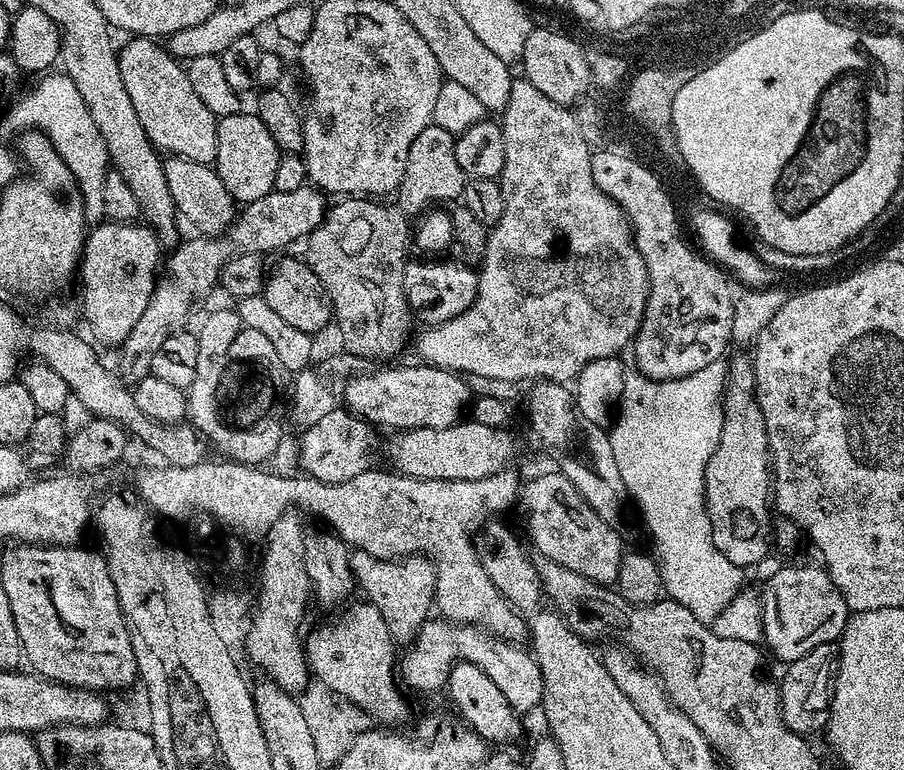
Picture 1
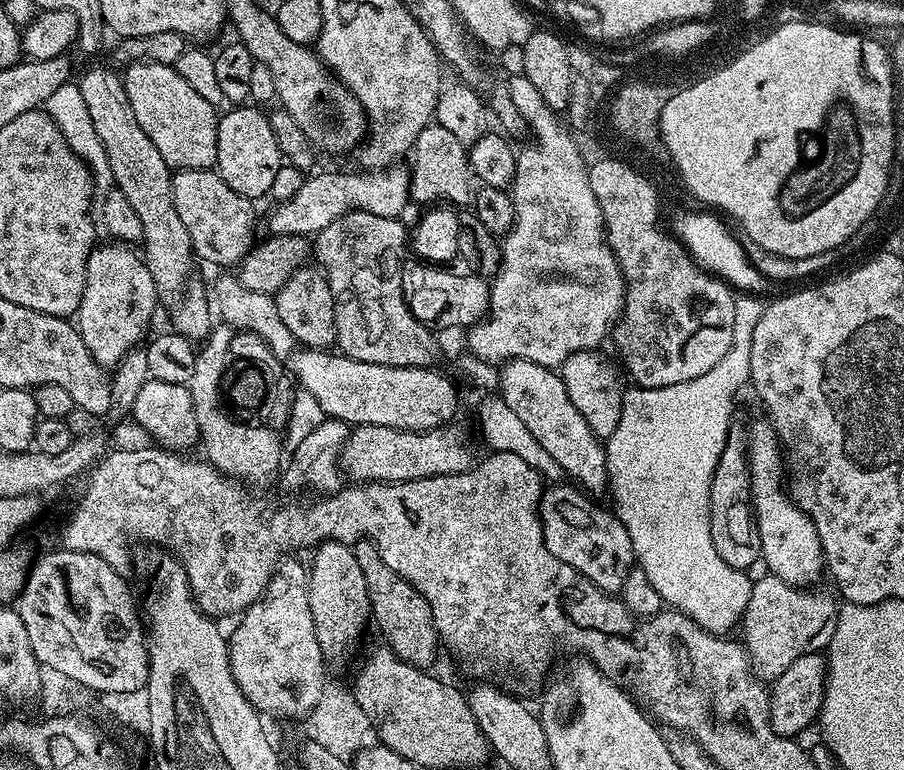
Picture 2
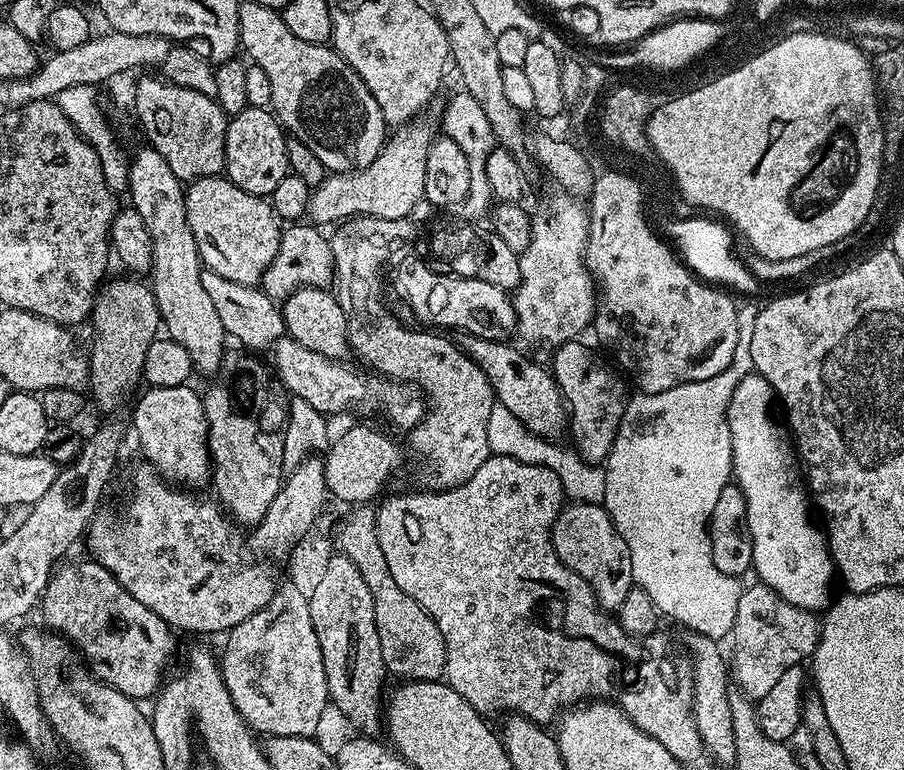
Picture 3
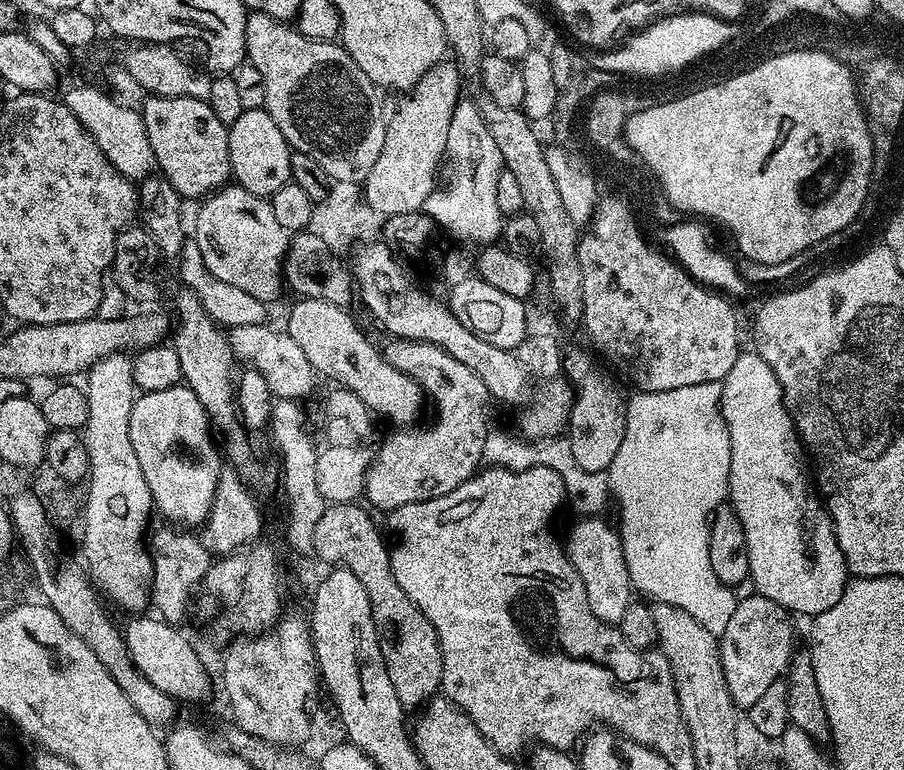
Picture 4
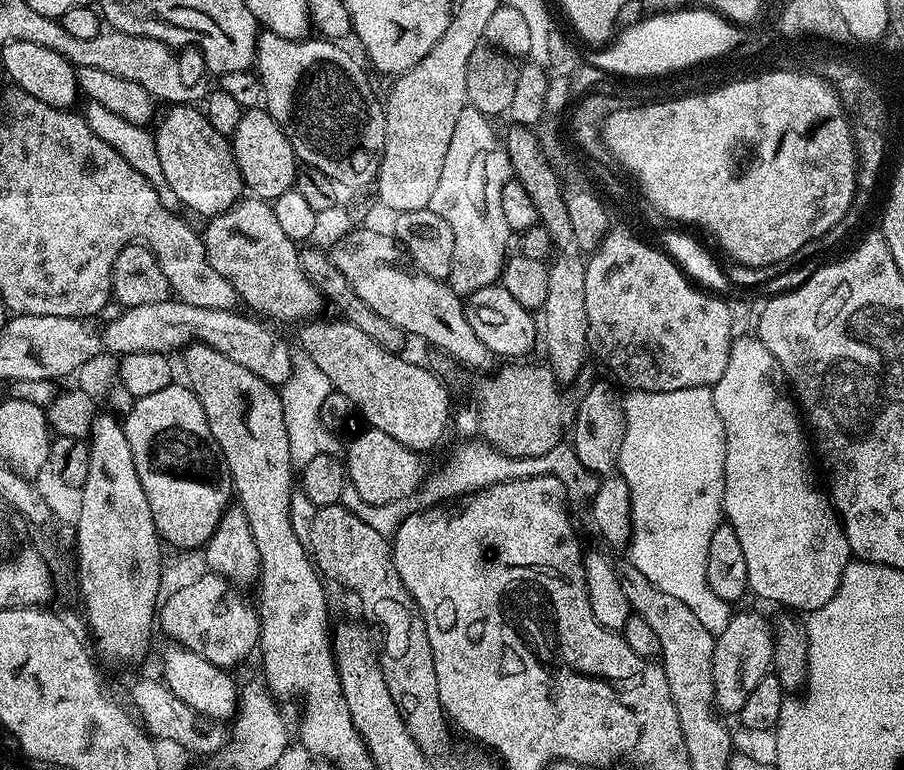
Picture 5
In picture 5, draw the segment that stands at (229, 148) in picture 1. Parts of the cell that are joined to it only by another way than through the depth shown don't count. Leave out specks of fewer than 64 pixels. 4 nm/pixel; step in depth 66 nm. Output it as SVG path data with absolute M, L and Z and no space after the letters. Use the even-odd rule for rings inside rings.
M263 107L249 108L241 114L241 122L230 137L232 153L244 179L245 189L259 200L271 202L293 191L298 159L278 122Z

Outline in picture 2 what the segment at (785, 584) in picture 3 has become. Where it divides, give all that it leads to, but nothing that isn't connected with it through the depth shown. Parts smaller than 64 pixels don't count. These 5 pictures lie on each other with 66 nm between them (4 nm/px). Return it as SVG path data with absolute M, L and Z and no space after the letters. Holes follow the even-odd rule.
M767 422L756 424L748 432L748 465L752 475L752 510L758 526L760 535L760 555L762 564L765 564L767 571L771 575L782 578L797 586L815 585L815 580L819 578L820 572L825 571L824 552L820 548L818 530L814 530L814 522L805 512L793 502L786 487L786 456L782 451L780 439L776 437L772 425Z

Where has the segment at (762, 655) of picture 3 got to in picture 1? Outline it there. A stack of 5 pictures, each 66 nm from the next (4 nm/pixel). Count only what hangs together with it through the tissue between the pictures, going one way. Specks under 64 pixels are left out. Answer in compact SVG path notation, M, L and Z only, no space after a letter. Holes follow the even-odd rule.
M823 567L780 568L764 584L759 597L763 643L783 662L802 658L823 644L839 641L848 624L849 610L838 586Z

